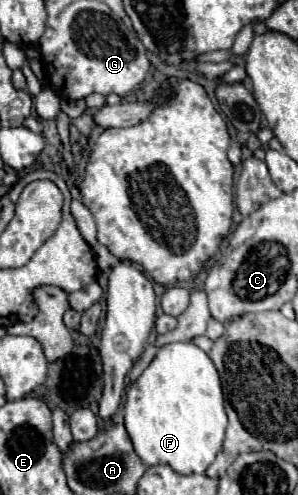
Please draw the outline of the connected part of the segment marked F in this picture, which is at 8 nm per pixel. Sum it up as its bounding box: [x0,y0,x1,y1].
[125,342,227,474]

